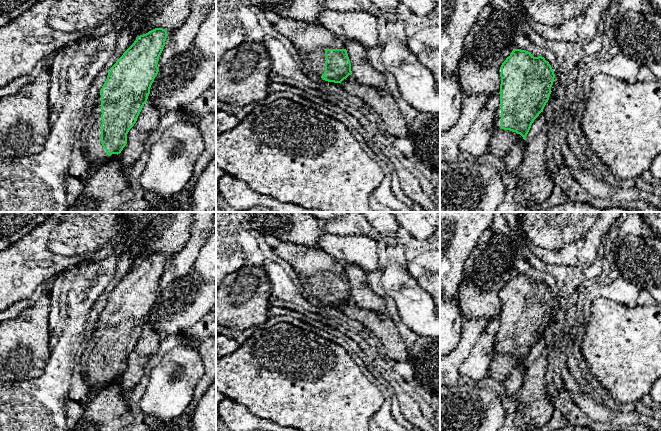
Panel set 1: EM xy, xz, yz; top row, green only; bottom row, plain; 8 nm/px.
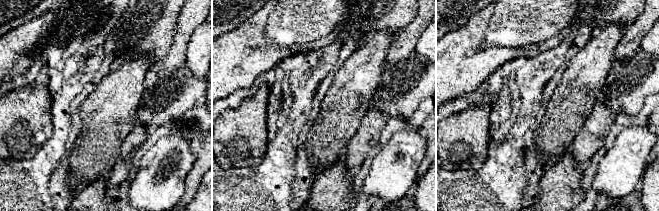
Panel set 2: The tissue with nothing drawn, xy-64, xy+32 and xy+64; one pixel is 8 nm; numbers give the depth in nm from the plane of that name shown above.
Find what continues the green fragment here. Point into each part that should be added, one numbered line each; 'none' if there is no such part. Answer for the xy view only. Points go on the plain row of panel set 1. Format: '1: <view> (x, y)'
1: xy (90, 362)

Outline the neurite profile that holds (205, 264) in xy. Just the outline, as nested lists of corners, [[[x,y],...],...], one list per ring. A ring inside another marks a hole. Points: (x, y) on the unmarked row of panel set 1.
[[[216,231],[200,249],[193,269],[206,282],[216,281]]]

